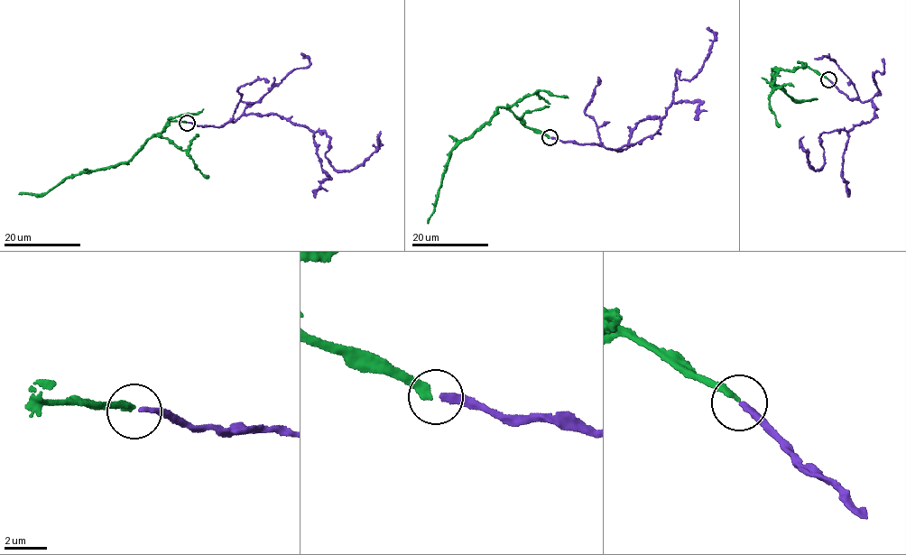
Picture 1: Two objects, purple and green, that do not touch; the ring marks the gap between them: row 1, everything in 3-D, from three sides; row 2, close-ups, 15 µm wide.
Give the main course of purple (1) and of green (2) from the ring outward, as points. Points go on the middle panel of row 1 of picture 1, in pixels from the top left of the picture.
1: (551, 138), (614, 149), (642, 142), (673, 99), (675, 72), (688, 81), (703, 66), (715, 36), (709, 29)
2: (550, 138), (531, 130), (508, 109), (498, 108), (488, 121), (456, 143), (428, 223)

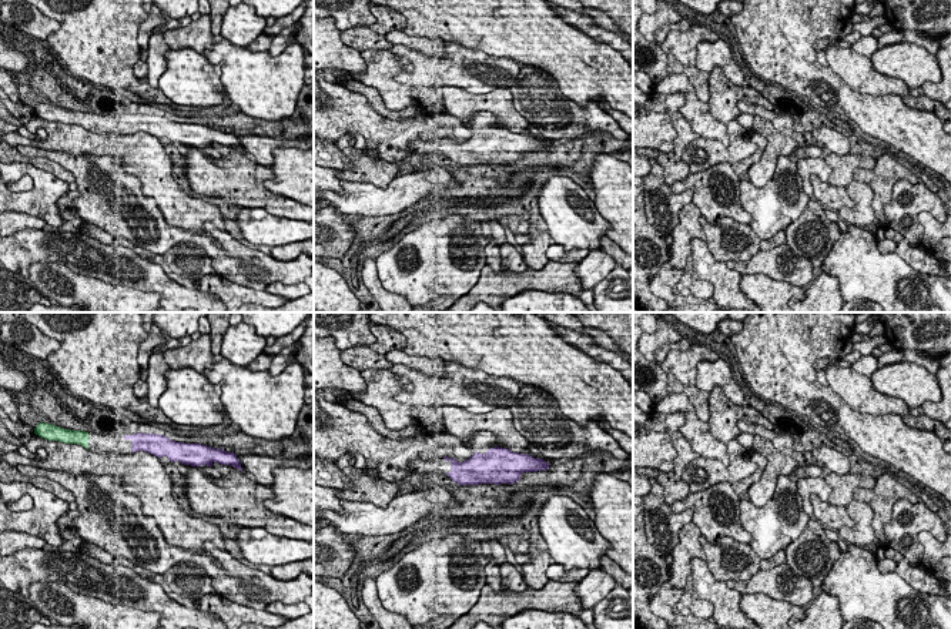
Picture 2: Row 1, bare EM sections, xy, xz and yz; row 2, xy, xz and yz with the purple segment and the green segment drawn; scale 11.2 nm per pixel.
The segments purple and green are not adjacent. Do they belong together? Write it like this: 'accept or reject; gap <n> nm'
accept; gap 400 nm

